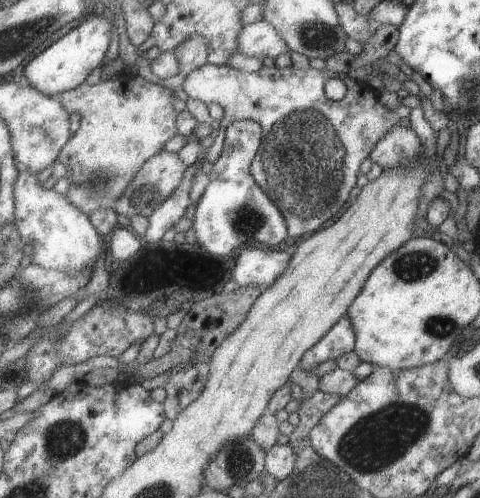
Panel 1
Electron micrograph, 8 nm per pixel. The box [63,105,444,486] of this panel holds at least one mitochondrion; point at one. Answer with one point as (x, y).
(381, 438)

